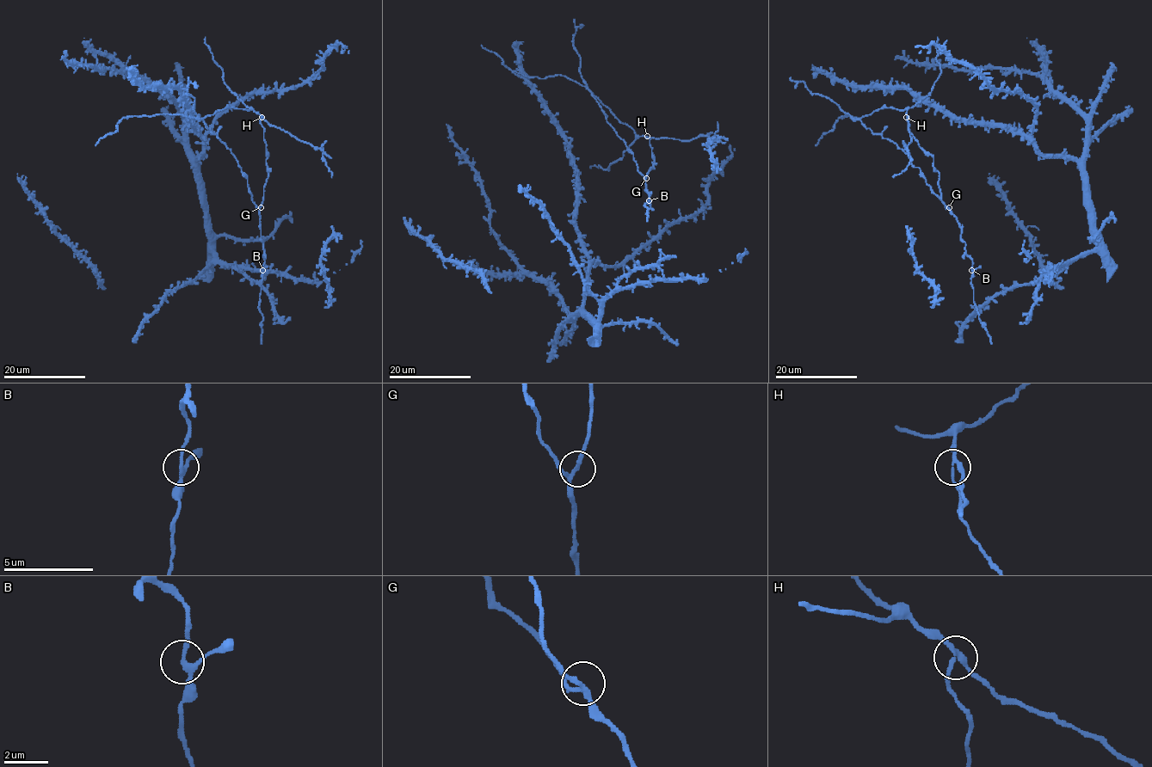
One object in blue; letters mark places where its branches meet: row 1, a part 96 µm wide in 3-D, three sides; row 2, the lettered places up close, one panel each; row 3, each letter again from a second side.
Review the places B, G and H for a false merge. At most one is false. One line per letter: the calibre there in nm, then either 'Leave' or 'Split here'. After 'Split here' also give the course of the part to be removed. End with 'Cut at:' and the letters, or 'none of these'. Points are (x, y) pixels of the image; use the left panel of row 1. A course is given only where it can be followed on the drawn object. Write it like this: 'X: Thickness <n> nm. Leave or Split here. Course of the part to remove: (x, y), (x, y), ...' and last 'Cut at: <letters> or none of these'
B: Thickness 180 nm. Leave
G: Thickness 180 nm. Leave
H: Thickness 170 nm. Split here. Course of the part to remove: (261, 117), (252, 110), (234, 107), (203, 118), (124, 117), (95, 145)
Cut at: H

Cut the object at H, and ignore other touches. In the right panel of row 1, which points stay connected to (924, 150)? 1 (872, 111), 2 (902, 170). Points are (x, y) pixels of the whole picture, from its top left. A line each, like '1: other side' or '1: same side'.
1: other side
2: other side

